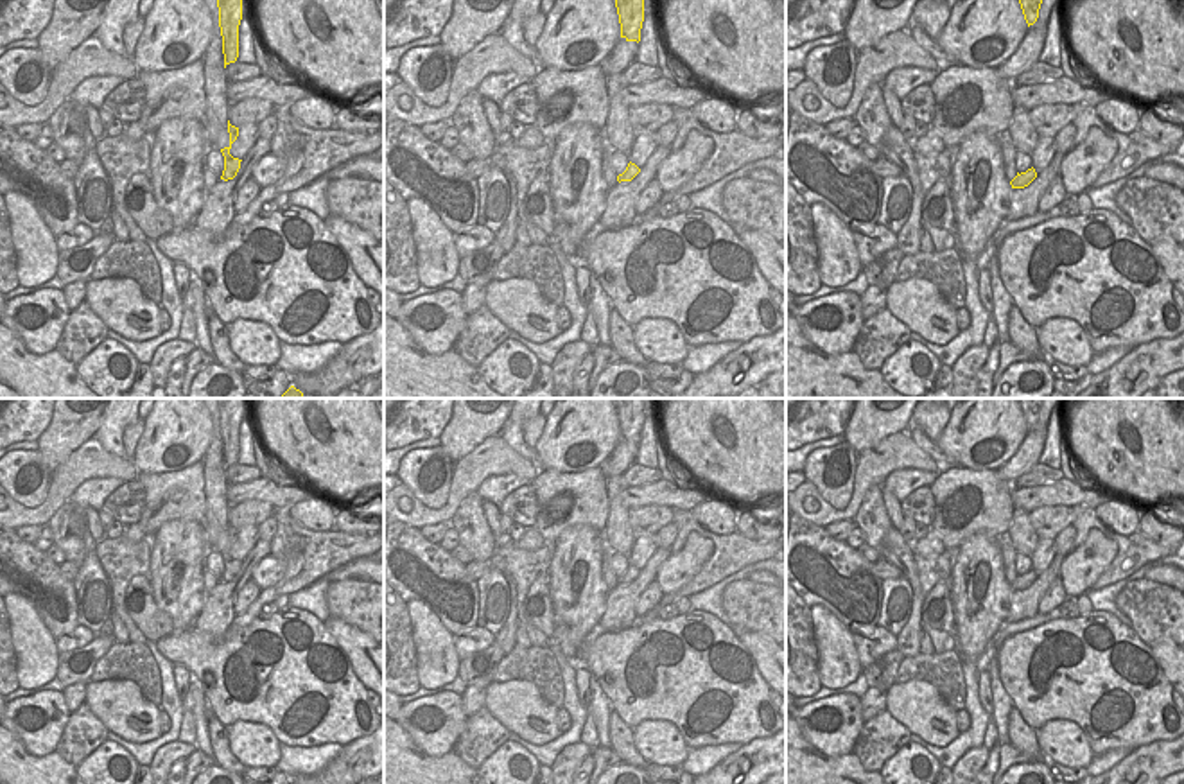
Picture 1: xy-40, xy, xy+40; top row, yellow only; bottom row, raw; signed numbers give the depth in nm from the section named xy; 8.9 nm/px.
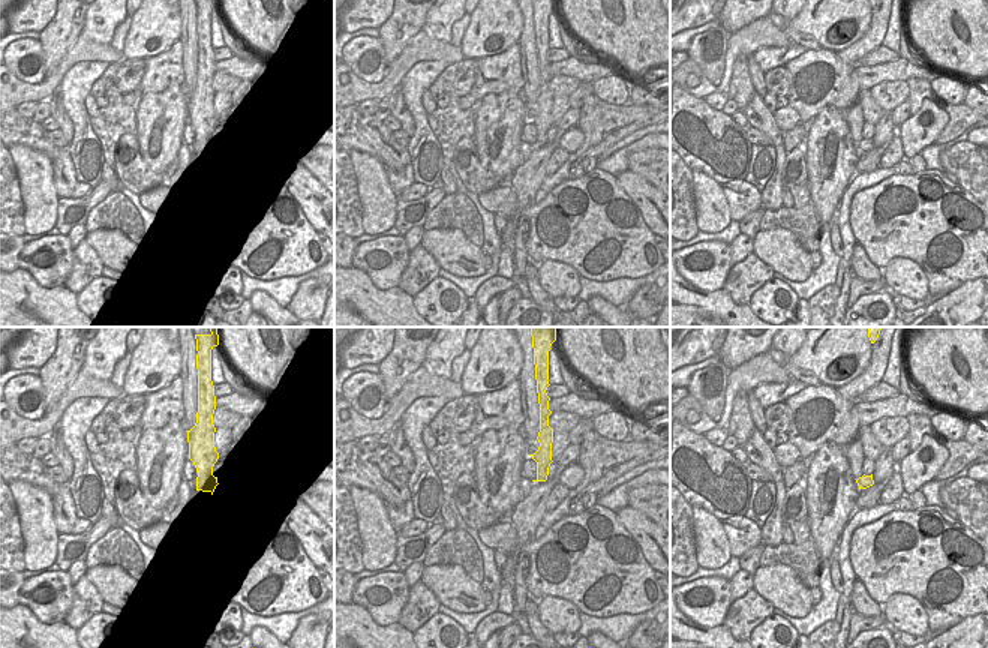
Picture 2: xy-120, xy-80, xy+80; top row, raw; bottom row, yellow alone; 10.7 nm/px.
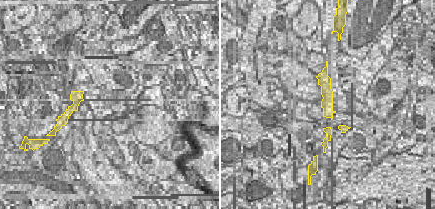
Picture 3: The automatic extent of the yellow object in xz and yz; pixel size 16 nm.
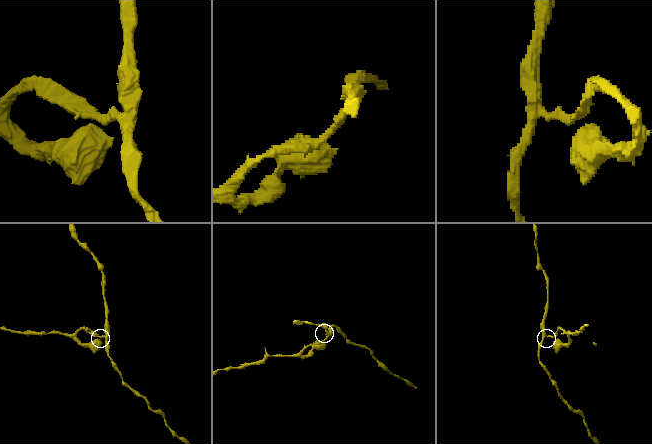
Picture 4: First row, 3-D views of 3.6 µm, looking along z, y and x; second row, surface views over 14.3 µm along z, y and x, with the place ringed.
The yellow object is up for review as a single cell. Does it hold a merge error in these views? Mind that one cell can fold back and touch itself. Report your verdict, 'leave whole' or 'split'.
split

